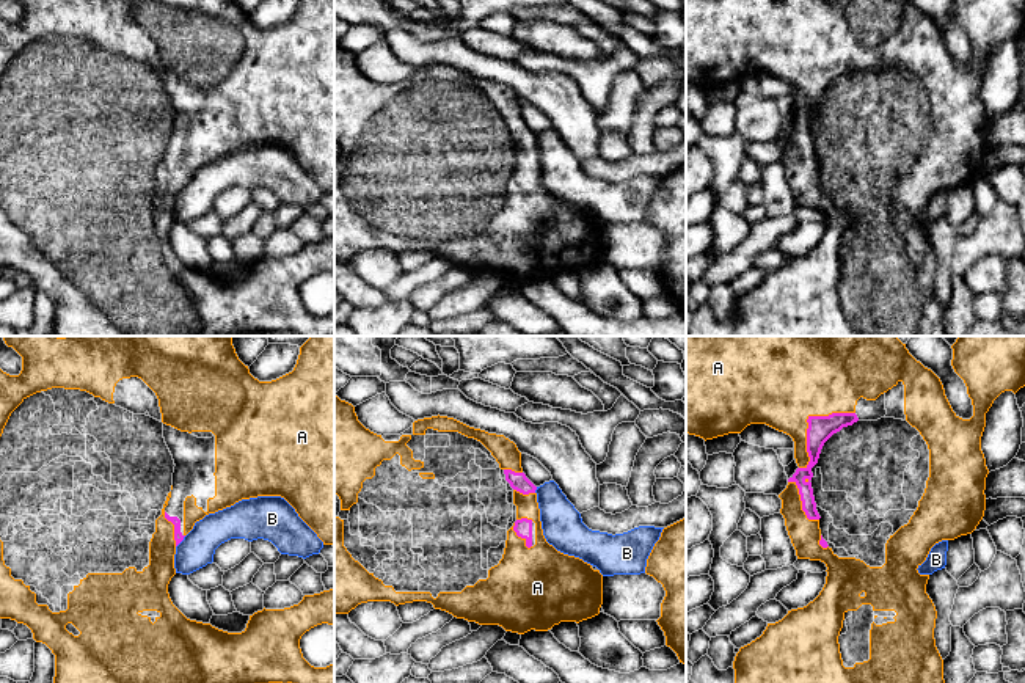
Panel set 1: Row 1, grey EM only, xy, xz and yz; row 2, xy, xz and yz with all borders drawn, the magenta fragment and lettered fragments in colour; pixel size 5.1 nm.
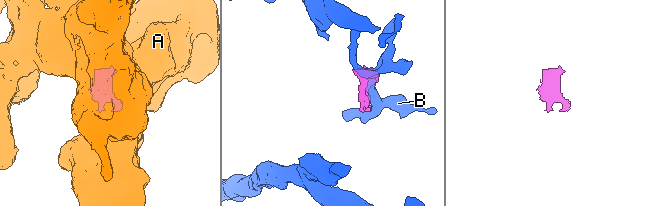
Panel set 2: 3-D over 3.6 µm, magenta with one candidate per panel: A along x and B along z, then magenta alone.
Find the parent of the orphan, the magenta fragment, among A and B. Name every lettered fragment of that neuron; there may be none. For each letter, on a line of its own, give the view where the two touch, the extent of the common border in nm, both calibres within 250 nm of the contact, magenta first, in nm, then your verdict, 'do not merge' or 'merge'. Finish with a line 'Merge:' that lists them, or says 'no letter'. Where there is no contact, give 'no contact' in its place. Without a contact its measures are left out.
A: contact in yz; length 400 nm; calibres 130 and 380 nm; merge
B: contact in xy; length 80 nm; calibres 50 and 180 nm; do not merge
Merge: A

